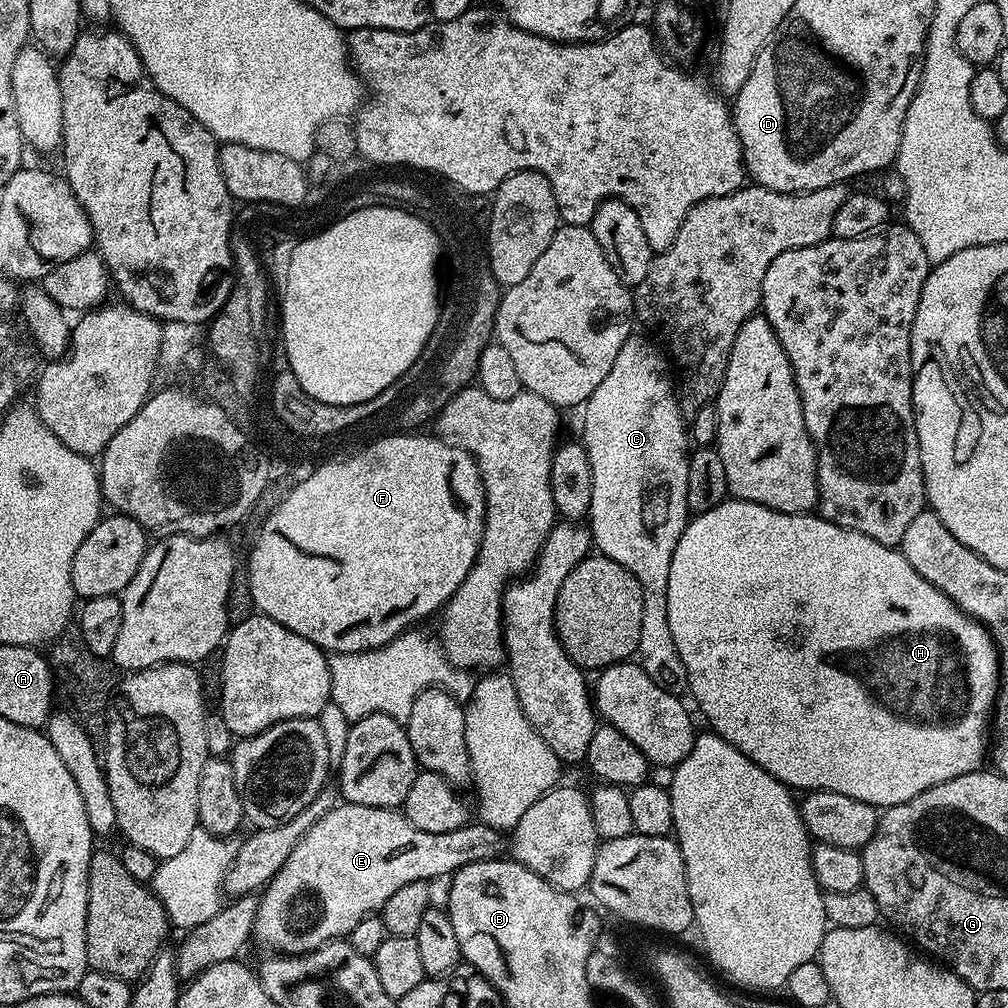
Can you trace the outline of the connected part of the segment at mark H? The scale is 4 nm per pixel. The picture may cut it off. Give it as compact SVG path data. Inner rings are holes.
M728 498L714 510L693 515L689 519L688 525L684 527L684 533L674 550L674 558L670 562L668 617L670 618L670 630L674 634L674 646L678 646L682 666L686 666L688 687L691 695L696 695L696 704L700 707L701 714L708 719L708 724L712 727L709 729L726 742L730 742L730 746L742 750L742 754L746 754L755 764L762 766L762 770L766 770L793 790L804 788L803 790L817 792L837 792L846 794L846 798L858 798L858 802L873 804L877 810L883 810L922 794L922 790L930 790L930 786L950 782L950 778L958 778L962 774L979 772L985 767L986 749L990 744L990 721L993 719L994 709L998 703L998 677L1002 671L996 642L992 638L992 633L979 620L974 620L966 615L953 600L946 598L946 594L942 594L942 590L938 590L933 584L926 582L926 578L922 578L922 574L918 574L918 570L914 570L914 566L910 566L910 562L906 562L906 558L895 547L878 542L861 532L855 532L829 520L823 520L819 514L791 516L785 512L770 510L761 504L751 504L745 500Z

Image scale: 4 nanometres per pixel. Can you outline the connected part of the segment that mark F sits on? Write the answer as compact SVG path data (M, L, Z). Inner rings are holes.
M432 434L424 438L385 438L384 444L370 446L366 453L354 454L353 460L322 464L313 476L306 478L306 483L290 493L290 498L274 510L271 518L264 516L262 524L246 565L255 611L286 626L286 630L294 630L294 634L302 634L302 638L314 642L325 653L368 651L409 631L415 620L424 620L431 612L439 613L458 586L462 586L474 566L484 533L484 483L471 454L447 439Z

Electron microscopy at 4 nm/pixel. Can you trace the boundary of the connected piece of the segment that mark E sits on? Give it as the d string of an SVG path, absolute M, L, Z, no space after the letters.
M347 802L337 803L335 808L331 808L326 814L322 814L322 818L318 818L318 822L314 822L314 826L310 826L310 830L306 830L306 834L294 846L294 850L290 850L290 856L286 858L286 862L282 862L282 868L278 870L278 874L263 889L262 895L259 897L260 905L258 906L257 917L254 918L253 922L252 936L255 942L257 940L262 947L268 948L264 950L272 954L302 956L305 952L314 952L324 944L347 937L348 933L354 930L354 926L358 926L358 922L362 922L362 918L377 915L380 909L384 907L386 898L392 897L402 886L419 880L435 882L439 876L445 875L444 877L447 877L467 864L503 857L506 852L506 840L505 837L503 840L500 836L503 836L501 829L491 828L479 822L466 823L458 830L446 830L446 834L430 834L426 830L418 830L418 826L411 824L404 816L403 811L395 808L358 806Z

